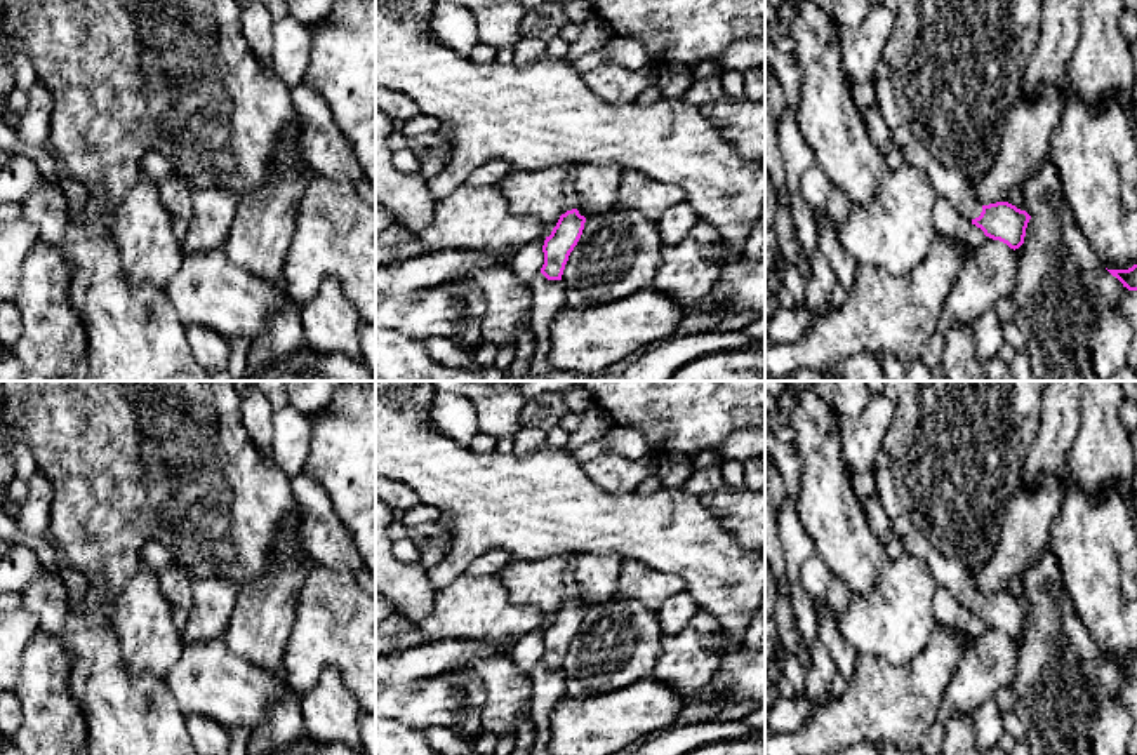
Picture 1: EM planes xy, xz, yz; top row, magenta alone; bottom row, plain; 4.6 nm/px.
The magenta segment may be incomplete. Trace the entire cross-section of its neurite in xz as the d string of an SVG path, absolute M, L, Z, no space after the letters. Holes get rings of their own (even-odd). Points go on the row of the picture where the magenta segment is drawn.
M577 209L567 210L560 216L551 235L546 237L542 245L544 264L541 273L548 280L562 280L568 256L582 235L584 223L586 217L581 216Z

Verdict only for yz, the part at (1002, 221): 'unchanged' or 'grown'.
grown

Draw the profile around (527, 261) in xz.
M542 228L541 235L535 240L518 249L509 259L509 268L516 273L518 280L523 285L530 285L534 277L541 273L541 268L544 264L544 240L546 231Z

